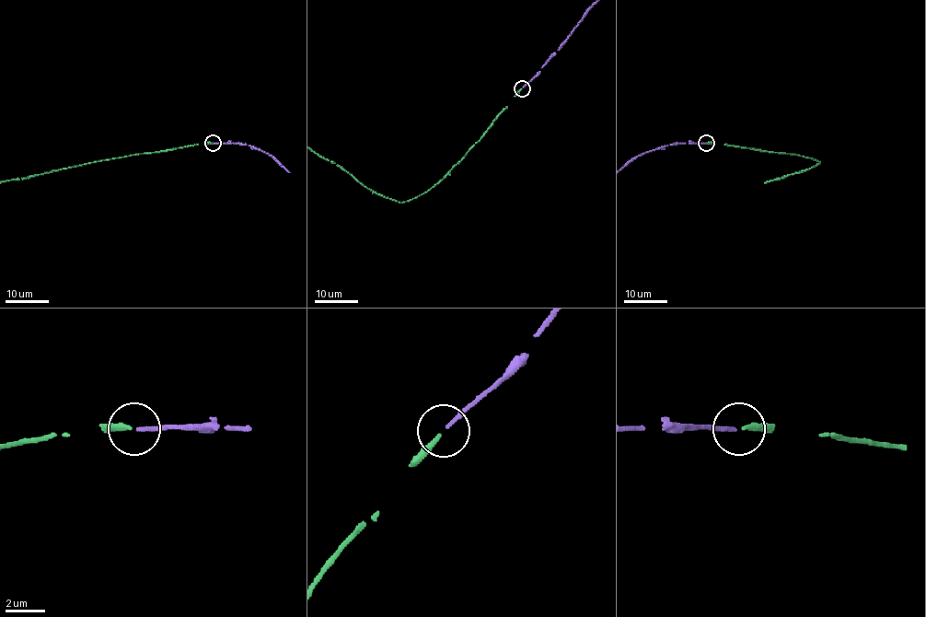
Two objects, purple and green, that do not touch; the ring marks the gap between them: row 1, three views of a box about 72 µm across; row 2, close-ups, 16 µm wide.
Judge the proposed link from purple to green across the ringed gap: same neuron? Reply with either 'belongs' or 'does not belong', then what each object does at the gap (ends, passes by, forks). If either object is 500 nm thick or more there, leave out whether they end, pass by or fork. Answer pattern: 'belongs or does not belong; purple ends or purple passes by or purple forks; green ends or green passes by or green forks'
belongs; purple ends; green ends

